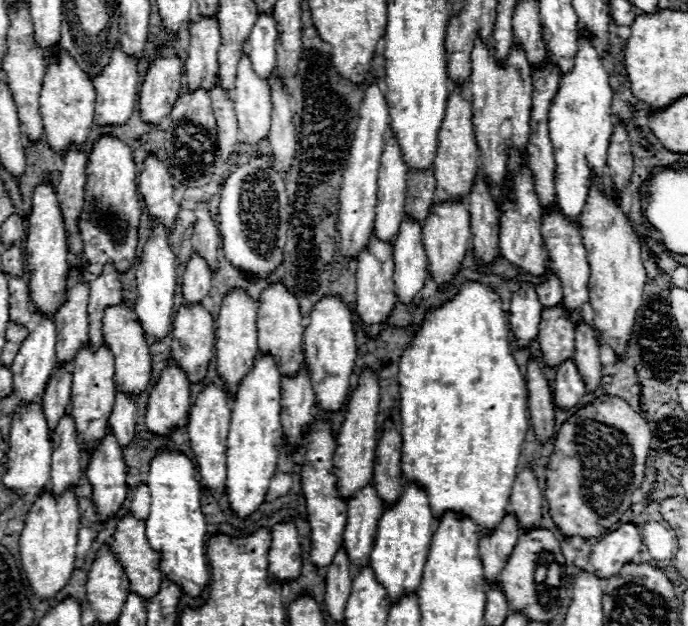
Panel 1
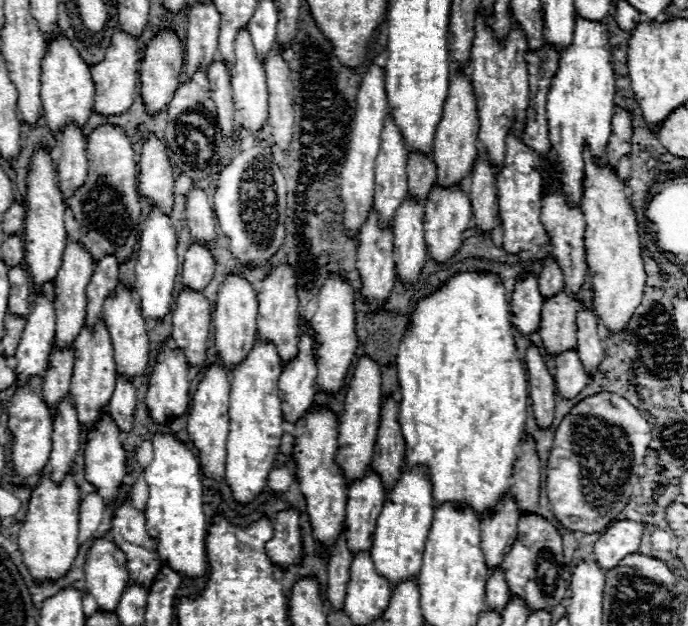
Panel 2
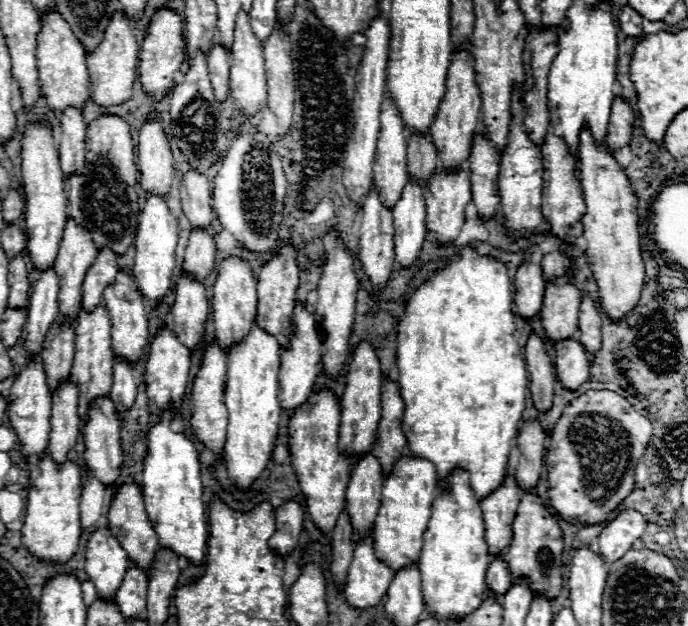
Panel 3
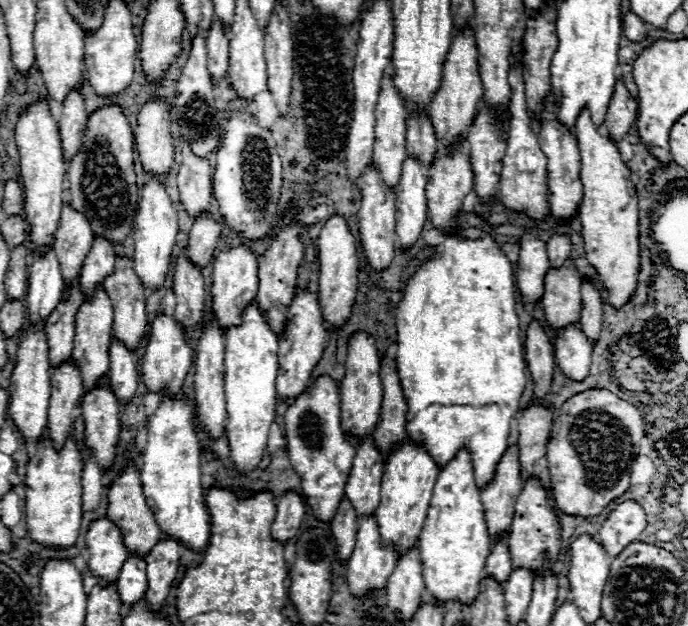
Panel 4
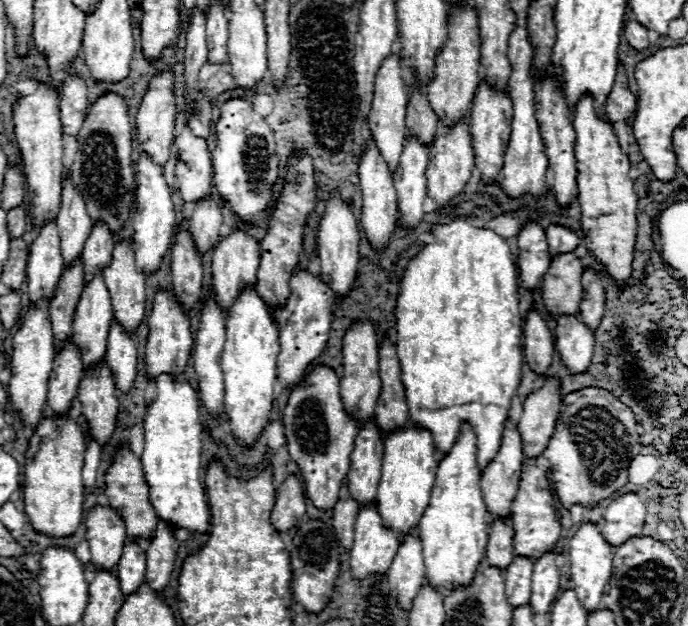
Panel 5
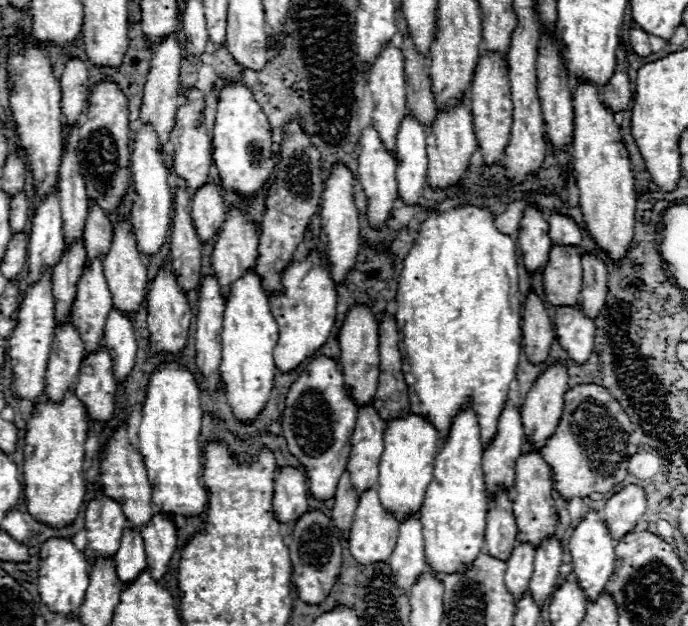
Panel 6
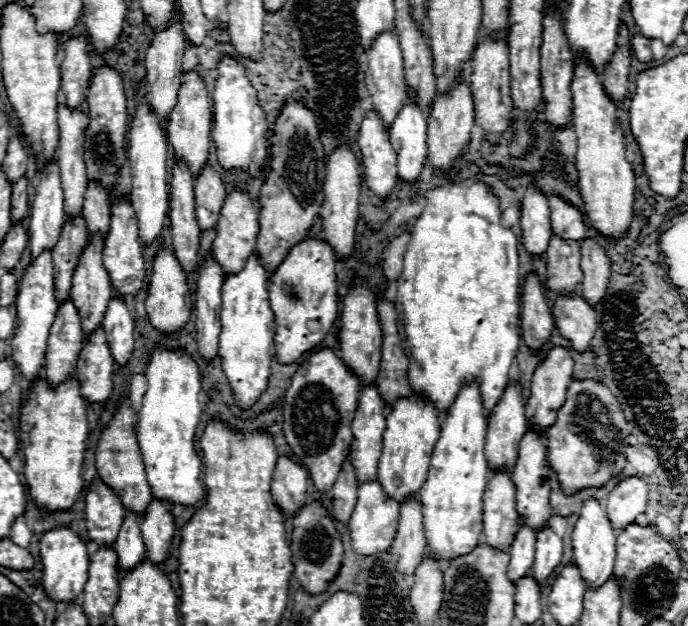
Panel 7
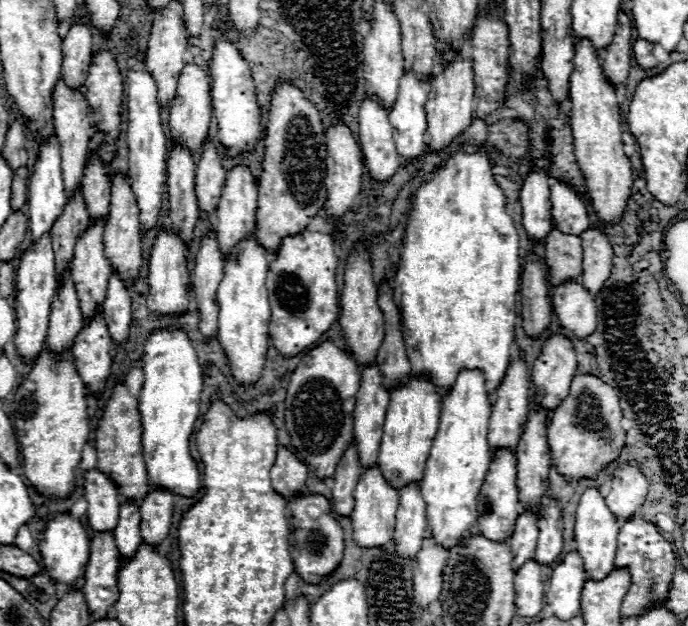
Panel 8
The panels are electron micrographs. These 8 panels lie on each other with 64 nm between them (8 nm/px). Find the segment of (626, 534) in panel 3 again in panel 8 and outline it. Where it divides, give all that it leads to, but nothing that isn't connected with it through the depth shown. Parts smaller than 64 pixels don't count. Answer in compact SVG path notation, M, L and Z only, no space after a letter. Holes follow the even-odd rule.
M622 464L612 478L612 490L606 496L608 508L616 512L618 520L628 520L634 516L648 496L648 480L636 466Z

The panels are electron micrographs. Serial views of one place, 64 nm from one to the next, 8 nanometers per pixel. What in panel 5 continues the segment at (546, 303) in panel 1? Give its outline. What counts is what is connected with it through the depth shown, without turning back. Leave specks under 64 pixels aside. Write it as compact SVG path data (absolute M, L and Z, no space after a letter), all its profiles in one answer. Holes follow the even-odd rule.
M550 226L548 232L546 232L546 238L548 238L548 244L550 244L550 254L560 254L560 252L572 252L580 238L570 232L568 228L562 228L562 226Z

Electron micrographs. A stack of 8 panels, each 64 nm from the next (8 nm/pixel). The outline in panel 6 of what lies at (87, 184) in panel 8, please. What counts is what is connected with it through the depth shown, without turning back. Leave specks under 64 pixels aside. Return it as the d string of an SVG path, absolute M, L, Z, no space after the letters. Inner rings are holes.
M90 206L86 230L84 230L86 260L92 262L94 258L104 258L108 254L110 242L112 242L112 222L110 222L110 218L98 206Z

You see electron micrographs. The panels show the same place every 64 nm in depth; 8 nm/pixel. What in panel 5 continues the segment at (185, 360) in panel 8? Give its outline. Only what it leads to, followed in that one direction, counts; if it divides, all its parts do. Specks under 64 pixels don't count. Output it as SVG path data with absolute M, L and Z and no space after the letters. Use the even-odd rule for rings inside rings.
M158 376L154 382L156 400L144 418L144 454L140 456L144 478L150 490L150 504L168 526L184 528L190 534L204 536L210 526L208 502L200 480L200 402L188 382L172 382L170 376Z

